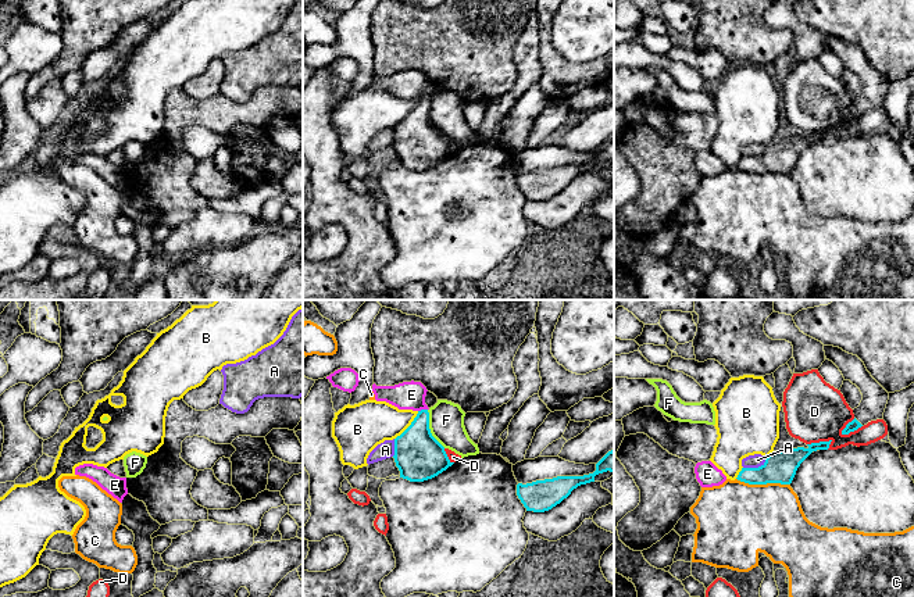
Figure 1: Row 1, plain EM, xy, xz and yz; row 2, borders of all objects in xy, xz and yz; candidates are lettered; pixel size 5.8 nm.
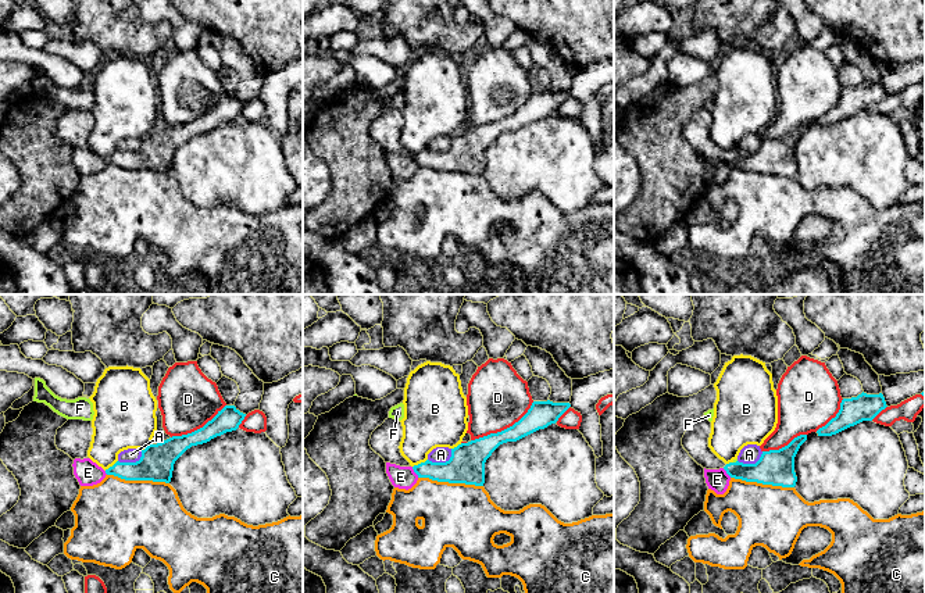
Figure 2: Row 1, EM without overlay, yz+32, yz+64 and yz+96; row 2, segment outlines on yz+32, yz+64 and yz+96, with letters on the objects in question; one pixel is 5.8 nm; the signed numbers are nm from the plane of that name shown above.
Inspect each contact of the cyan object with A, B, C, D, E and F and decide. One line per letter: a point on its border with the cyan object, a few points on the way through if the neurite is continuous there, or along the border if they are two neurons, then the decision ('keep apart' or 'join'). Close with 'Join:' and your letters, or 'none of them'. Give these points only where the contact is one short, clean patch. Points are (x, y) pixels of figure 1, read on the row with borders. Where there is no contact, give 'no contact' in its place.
A: contact yz (756, 468); keep apart
B: contact xz (410, 425); border xz (418, 411), (414, 419), (395, 439); keep apart
C: contact yz (763, 483); keep apart
D: contact yz (850, 431); keep apart
E: contact xz (422, 410); border xz (427, 408), (418, 411); keep apart
F: contact xz (429, 429); keep apart
Join: none of them

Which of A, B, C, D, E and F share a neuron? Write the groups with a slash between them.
A / B / C / D / E / F

